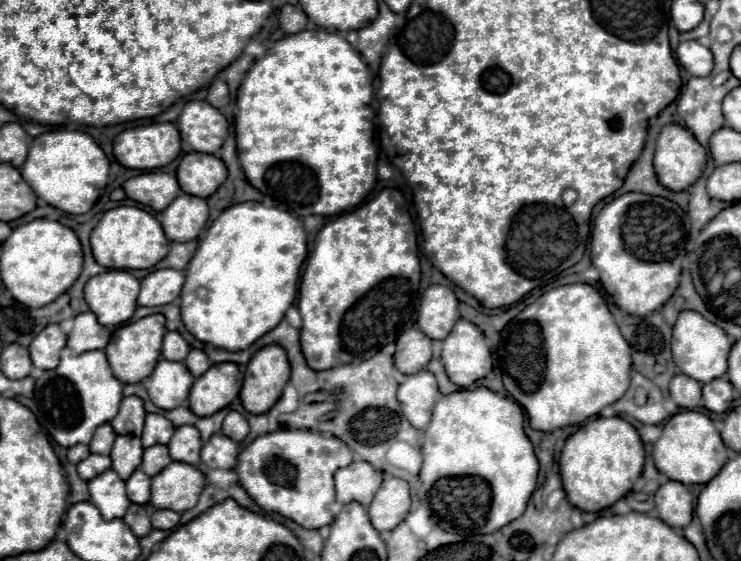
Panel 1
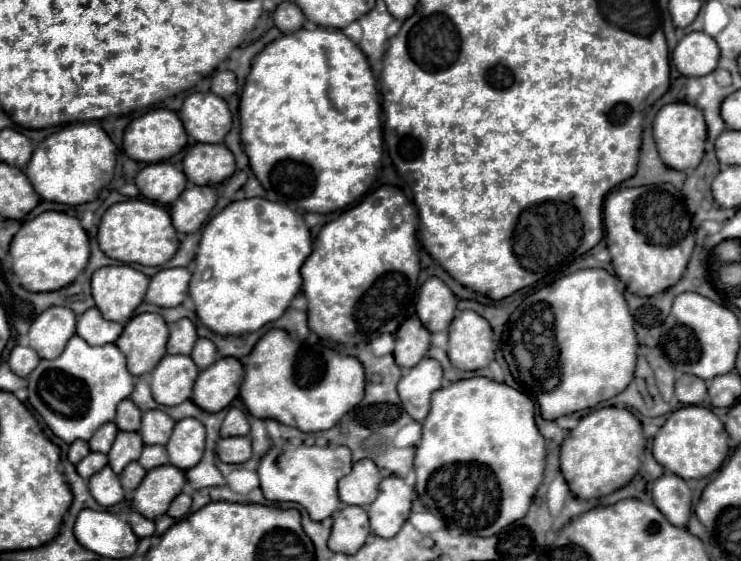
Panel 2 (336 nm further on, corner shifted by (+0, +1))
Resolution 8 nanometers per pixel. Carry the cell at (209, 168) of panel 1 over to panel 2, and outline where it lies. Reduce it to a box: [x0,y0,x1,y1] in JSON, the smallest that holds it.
[182,143,236,187]

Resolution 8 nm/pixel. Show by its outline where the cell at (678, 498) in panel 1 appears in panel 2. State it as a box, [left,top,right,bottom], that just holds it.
[654,473,692,527]

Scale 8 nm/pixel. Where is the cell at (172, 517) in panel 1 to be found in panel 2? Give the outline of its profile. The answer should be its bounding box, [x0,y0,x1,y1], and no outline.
[166,493,192,519]

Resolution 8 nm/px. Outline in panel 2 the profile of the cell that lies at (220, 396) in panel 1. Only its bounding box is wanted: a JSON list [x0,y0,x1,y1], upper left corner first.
[192,357,244,413]

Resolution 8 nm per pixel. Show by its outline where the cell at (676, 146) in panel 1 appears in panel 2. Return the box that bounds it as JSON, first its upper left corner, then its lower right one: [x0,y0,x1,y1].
[654,103,706,171]

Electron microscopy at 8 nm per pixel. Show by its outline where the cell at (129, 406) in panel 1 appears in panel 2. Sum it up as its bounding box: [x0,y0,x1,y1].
[116,399,142,431]

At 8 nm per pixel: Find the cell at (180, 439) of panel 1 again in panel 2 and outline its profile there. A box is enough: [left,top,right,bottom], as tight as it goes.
[166,419,206,471]

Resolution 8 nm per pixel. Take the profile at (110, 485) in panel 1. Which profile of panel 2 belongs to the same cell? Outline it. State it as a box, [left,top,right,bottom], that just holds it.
[88,465,124,507]

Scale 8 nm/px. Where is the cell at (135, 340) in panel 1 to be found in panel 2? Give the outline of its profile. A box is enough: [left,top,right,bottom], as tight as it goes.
[116,313,168,377]

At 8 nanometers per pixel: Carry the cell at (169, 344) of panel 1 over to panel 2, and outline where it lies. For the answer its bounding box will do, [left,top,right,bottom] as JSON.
[168,319,198,355]

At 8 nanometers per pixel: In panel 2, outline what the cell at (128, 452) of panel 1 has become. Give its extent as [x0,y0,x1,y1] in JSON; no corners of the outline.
[108,431,144,475]

